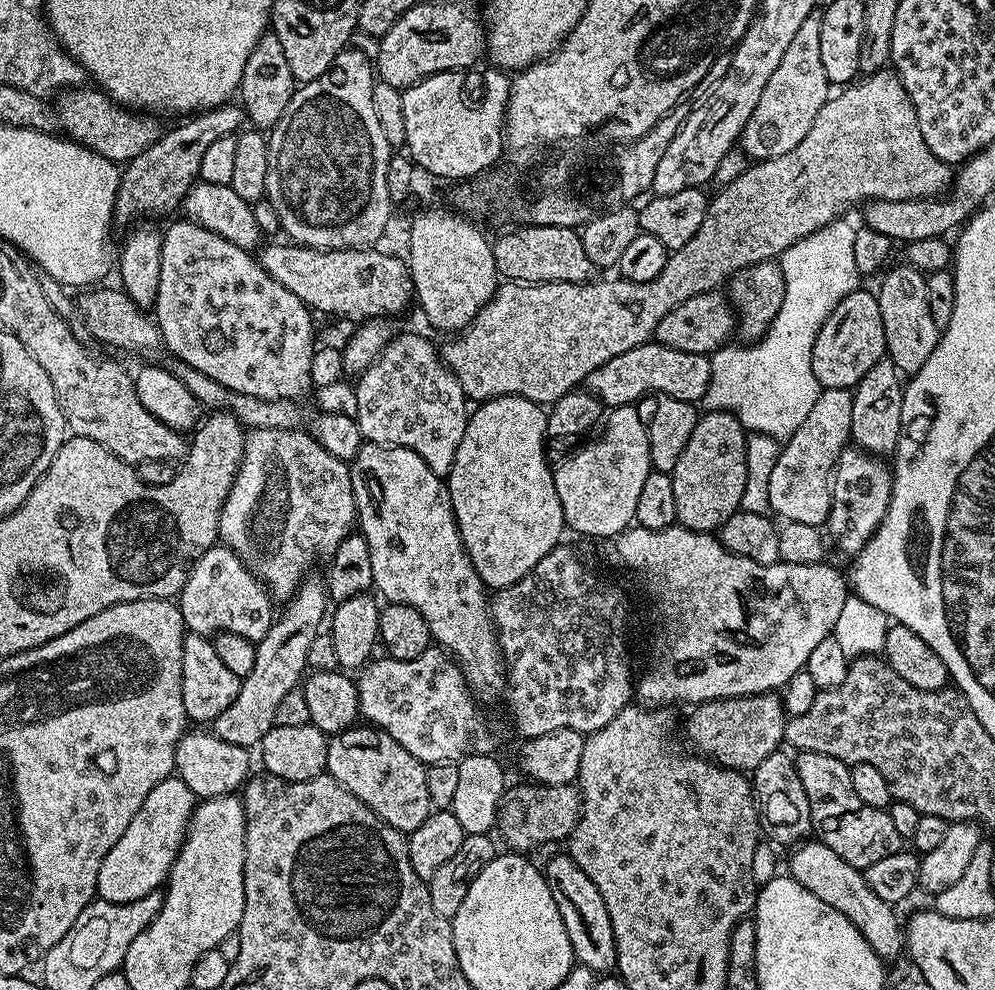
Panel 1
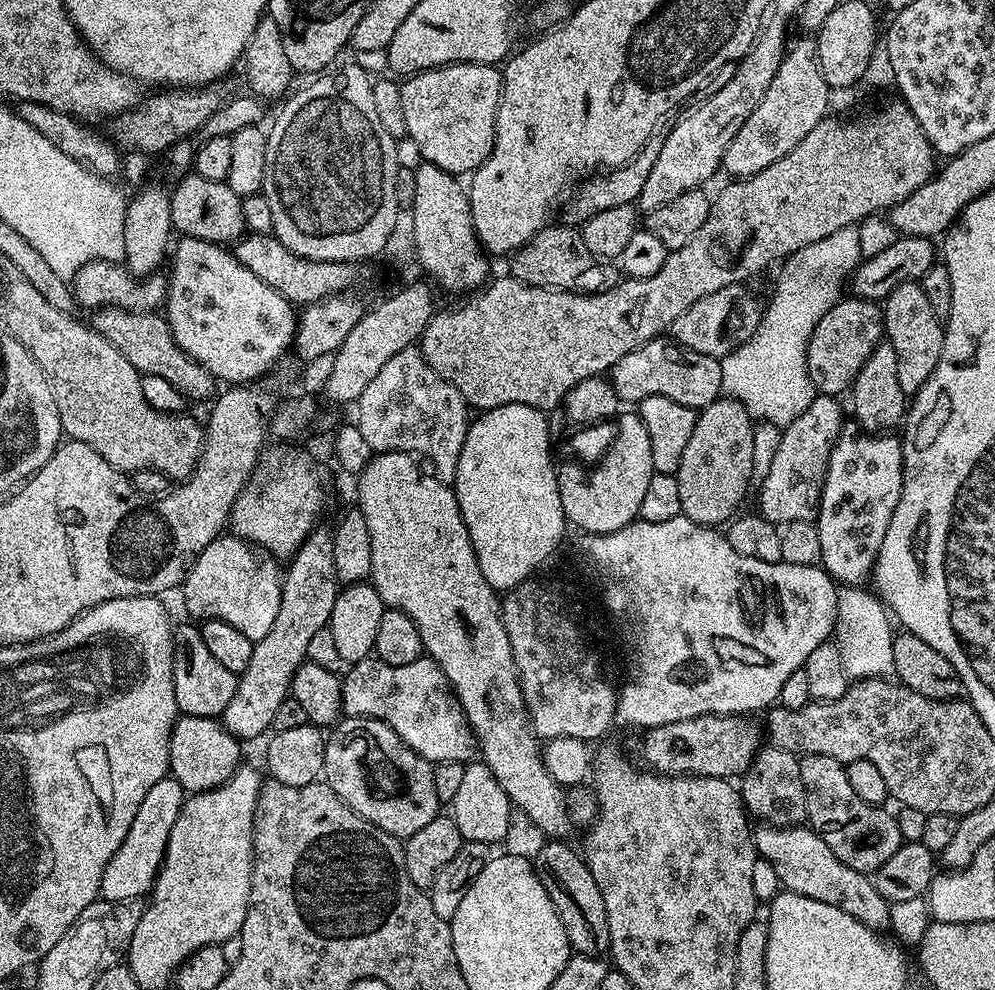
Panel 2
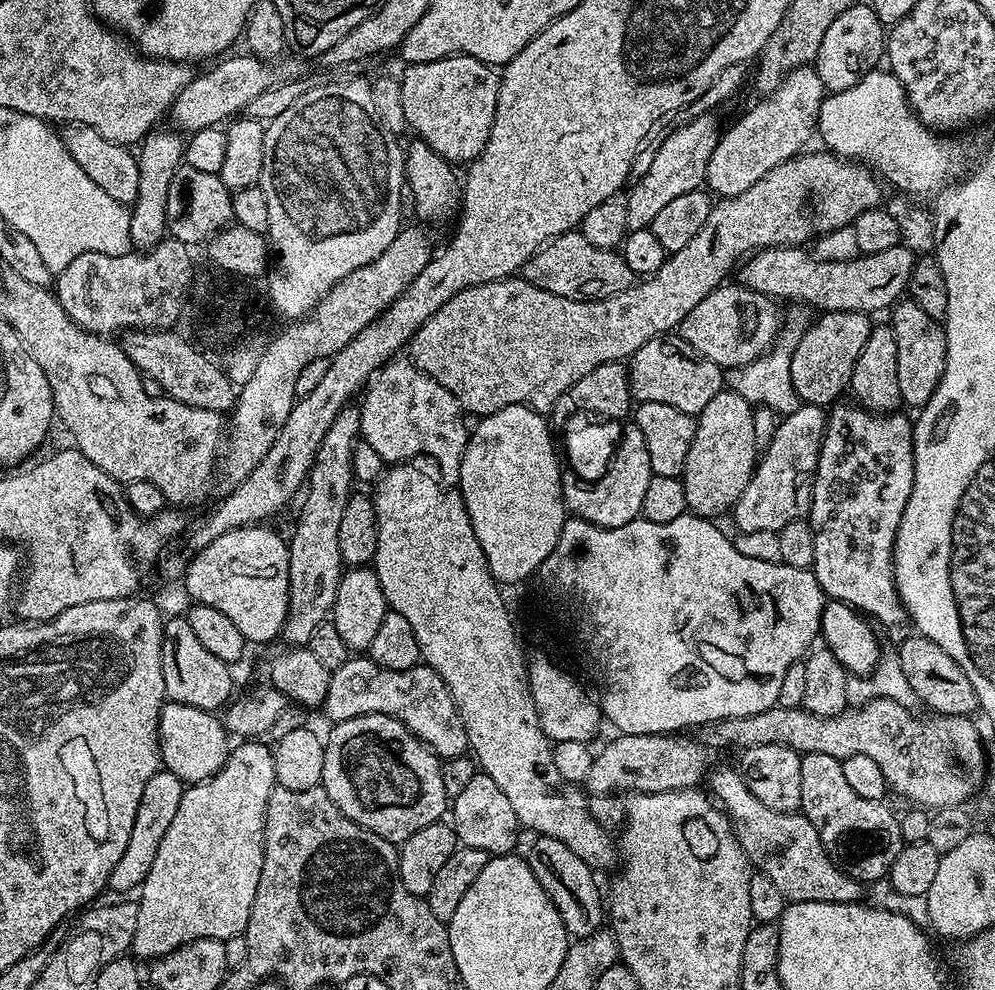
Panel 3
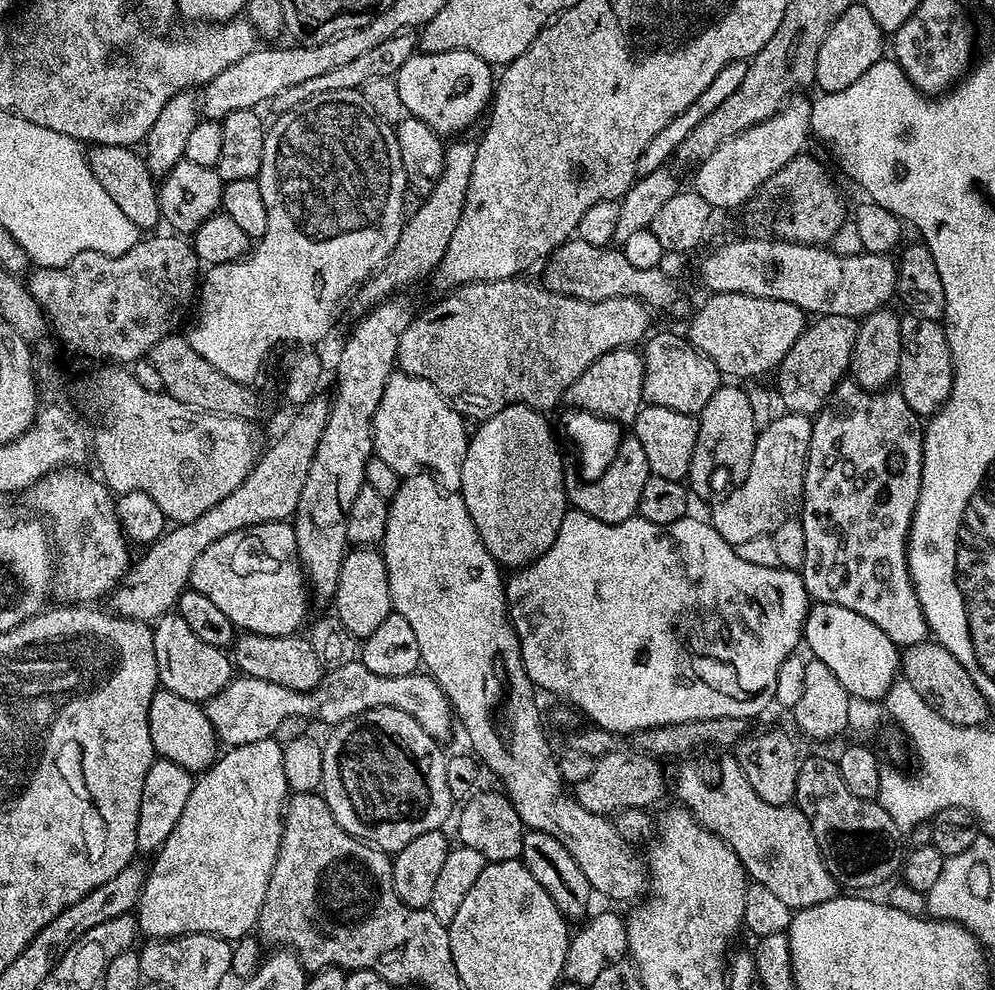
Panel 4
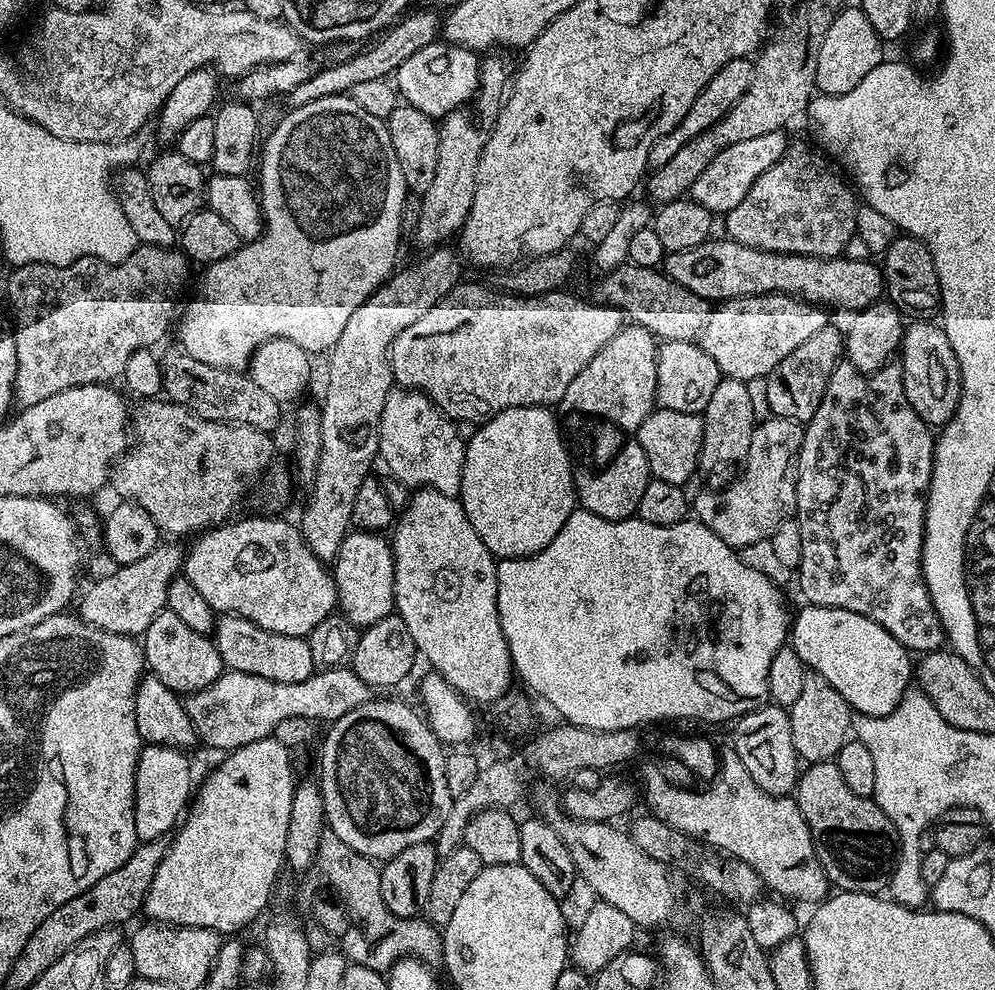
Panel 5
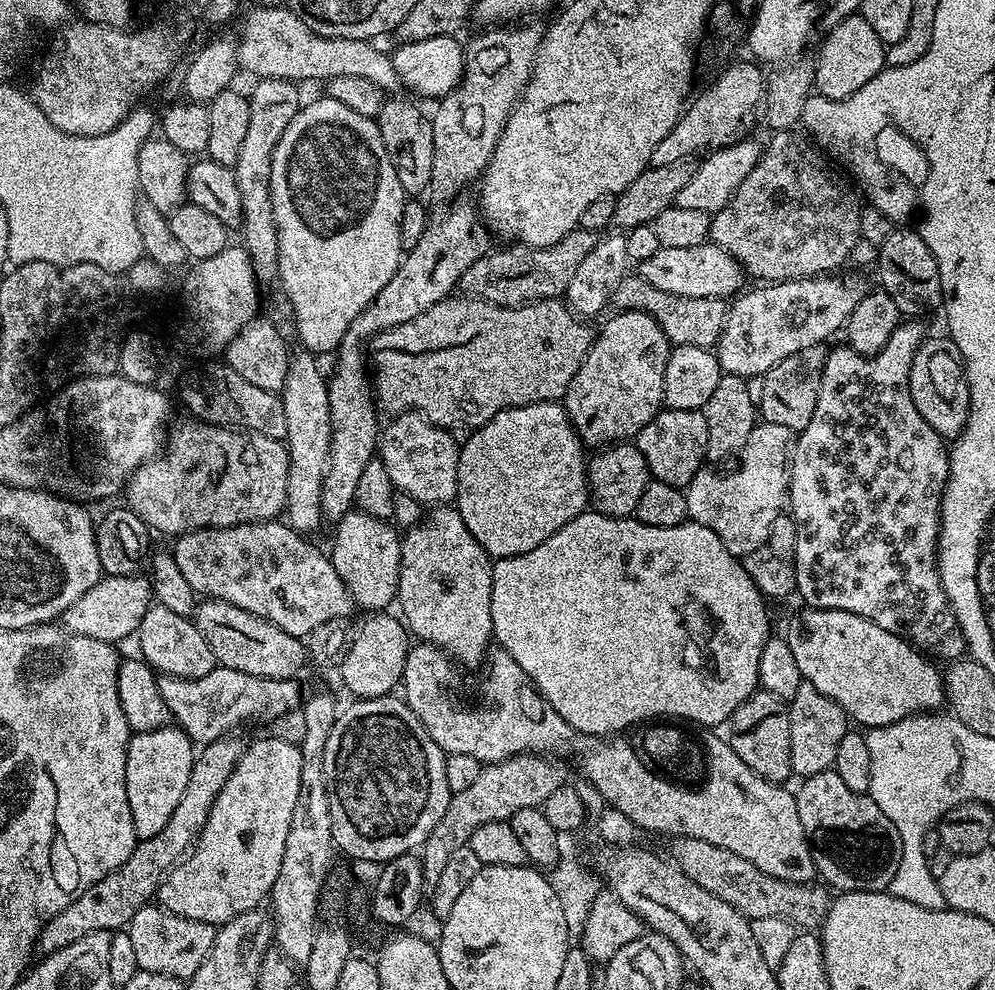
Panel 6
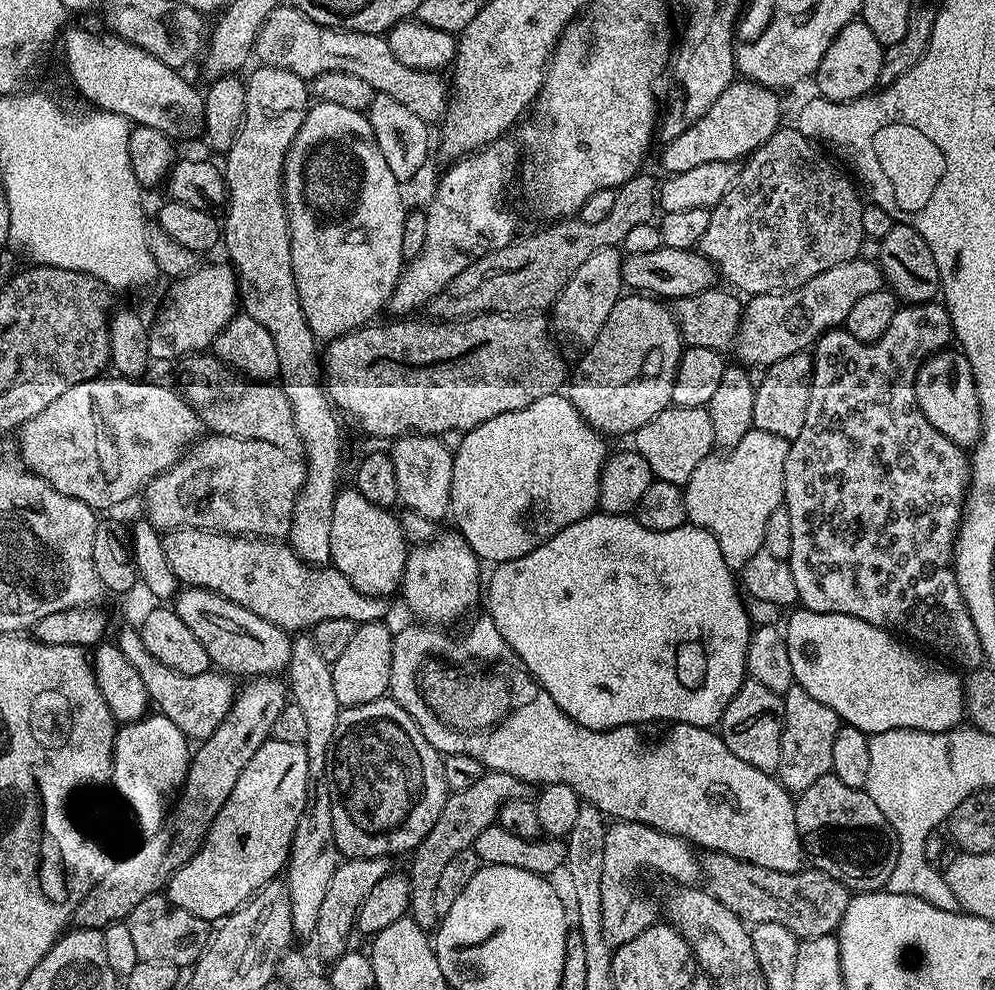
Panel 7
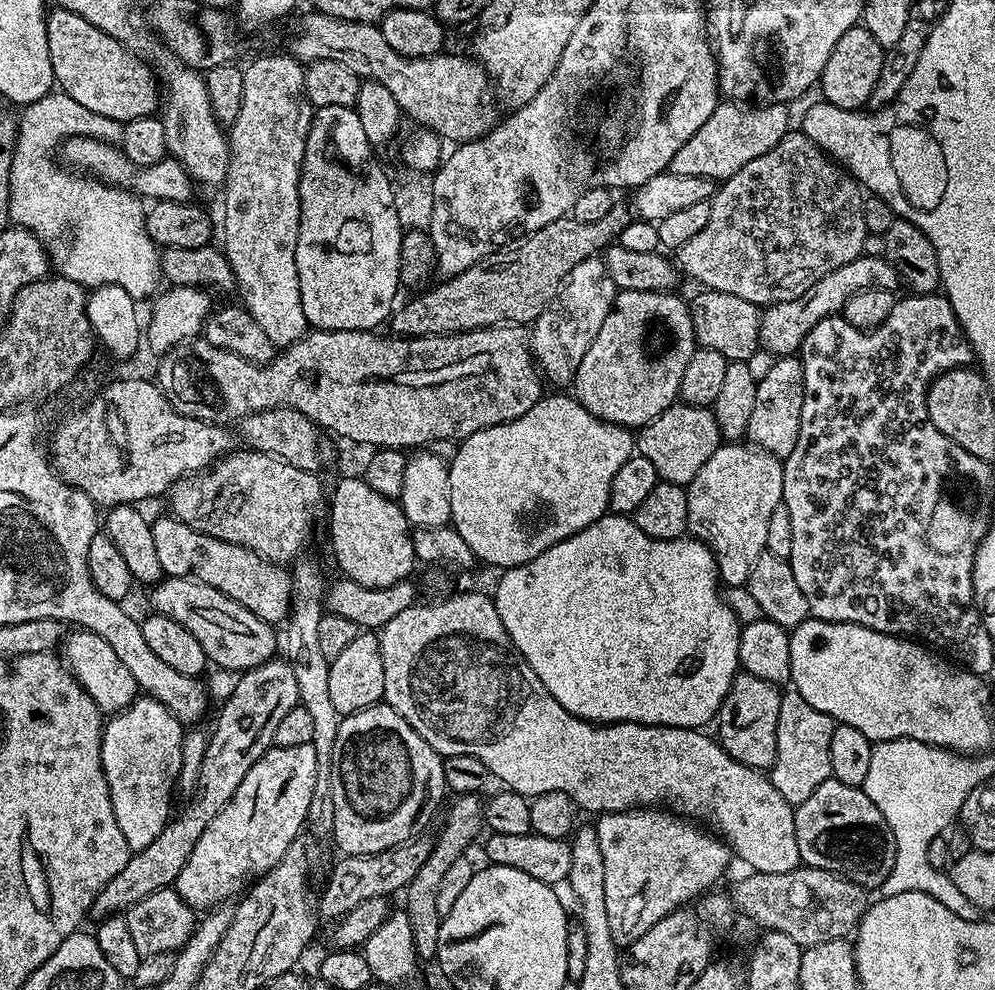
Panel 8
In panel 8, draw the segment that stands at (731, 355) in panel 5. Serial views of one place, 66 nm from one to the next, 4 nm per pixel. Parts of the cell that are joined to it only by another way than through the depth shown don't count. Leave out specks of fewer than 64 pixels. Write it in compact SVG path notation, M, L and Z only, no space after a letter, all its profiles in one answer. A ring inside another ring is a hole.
M863 255L854 258L854 262L846 262L846 266L838 266L838 270L814 282L814 286L810 286L806 294L765 307L760 317L761 345L765 349L768 347L770 351L776 352L772 354L777 357L799 353L800 347L804 345L806 334L810 334L810 330L814 330L814 326L818 326L822 318L843 313L850 298L854 298L859 292L867 292L875 287L887 292L896 292L901 284L902 279L898 270L883 256Z

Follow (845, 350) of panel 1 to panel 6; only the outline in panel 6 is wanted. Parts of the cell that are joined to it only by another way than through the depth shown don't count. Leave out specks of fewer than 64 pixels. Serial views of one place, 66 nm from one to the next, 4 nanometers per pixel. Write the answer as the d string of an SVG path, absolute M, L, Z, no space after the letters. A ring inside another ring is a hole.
M815 344L806 350L798 350L798 354L790 354L790 358L778 362L778 366L763 376L762 400L758 405L758 416L763 423L786 426L793 434L810 426L810 418L814 418L814 406L818 402L825 355L825 345Z

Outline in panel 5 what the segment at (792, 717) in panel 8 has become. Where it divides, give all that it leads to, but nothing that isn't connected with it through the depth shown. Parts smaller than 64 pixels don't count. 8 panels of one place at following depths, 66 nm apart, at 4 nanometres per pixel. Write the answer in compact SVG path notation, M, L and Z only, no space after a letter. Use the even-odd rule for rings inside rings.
M809 671L806 682L802 685L802 695L790 709L790 730L794 738L794 750L801 761L808 764L823 764L831 761L845 740L849 739L850 729L854 724L854 713L851 706L822 679L818 673Z

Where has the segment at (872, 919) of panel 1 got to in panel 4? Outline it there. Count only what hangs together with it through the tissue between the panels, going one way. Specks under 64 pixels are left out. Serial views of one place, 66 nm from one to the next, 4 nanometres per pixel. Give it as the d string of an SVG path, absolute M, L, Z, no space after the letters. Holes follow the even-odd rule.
M724 754L720 765L716 768L716 784L707 784L694 769L688 768L680 780L680 792L684 795L683 803L689 812L711 832L716 832L738 854L744 871L755 883L766 886L780 901L786 902L793 910L818 906L822 902L832 900L838 895L836 879L830 874L824 855L820 853L818 842L814 838L814 830L810 830L810 822L806 814L792 804L770 806L770 802L762 802L758 794L754 794L754 786L746 778L742 766L735 755Z

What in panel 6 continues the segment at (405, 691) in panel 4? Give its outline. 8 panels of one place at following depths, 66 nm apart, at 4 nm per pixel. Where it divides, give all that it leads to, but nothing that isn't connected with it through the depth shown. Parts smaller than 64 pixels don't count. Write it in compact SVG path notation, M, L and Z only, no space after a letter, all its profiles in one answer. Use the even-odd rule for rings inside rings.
M217 666L194 680L178 680L173 676L160 676L157 679L162 702L166 702L169 717L175 727L188 735L193 745L203 746L218 742L223 736L233 735L243 724L255 720L270 722L280 714L301 707L299 679L271 680L258 678L254 674L242 674L242 670L230 670Z

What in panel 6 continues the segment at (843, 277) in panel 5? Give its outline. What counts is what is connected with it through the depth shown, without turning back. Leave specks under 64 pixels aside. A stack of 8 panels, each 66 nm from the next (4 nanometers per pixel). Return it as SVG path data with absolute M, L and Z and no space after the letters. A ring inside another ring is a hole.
M711 242L685 246L679 250L660 248L658 254L639 261L638 275L650 282L650 286L658 286L658 290L666 294L678 294L682 298L718 298L723 301L735 297L745 287L746 281L744 267L726 254L726 250Z

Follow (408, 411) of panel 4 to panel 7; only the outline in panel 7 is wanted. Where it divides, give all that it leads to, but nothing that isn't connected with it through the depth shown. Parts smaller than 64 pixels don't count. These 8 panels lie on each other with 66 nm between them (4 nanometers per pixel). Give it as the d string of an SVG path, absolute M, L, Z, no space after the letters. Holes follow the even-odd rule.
M409 434L401 436L390 448L390 455L394 462L394 476L398 478L399 503L404 508L414 510L422 518L430 518L433 522L449 515L452 507L450 498L450 482L452 481L451 447L444 445L445 441L439 436L421 436Z

